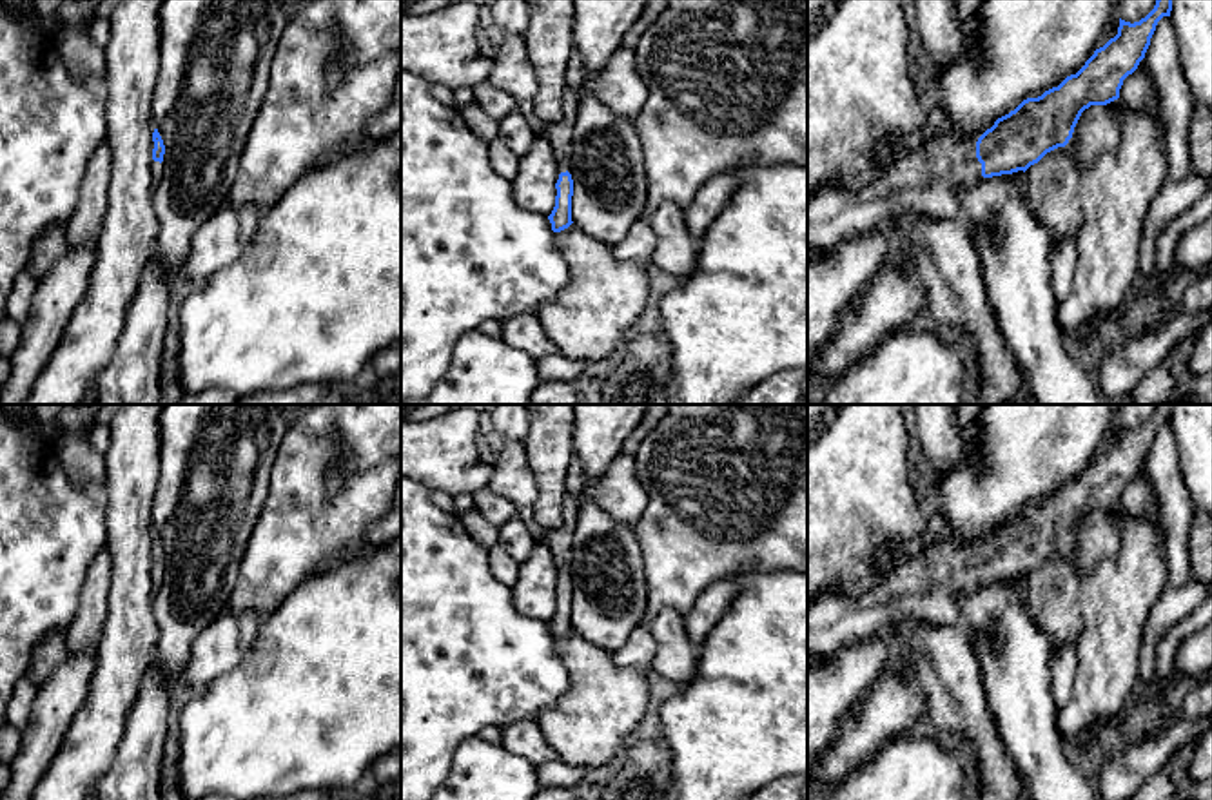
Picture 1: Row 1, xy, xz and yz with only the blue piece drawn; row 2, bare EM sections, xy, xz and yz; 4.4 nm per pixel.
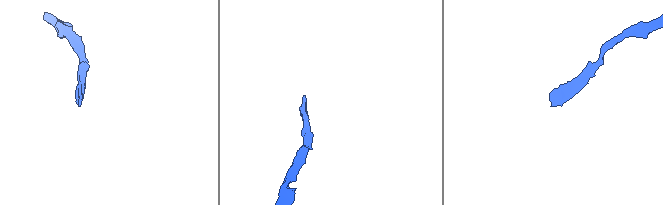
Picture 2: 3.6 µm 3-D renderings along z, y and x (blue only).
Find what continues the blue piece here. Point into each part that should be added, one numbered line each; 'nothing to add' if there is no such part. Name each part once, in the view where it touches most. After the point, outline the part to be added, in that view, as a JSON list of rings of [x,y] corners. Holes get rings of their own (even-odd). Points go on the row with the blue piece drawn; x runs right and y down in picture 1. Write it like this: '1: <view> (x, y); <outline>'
1: yz (926, 182); [[[938,131],[858,192],[831,181],[807,200],[807,247],[833,247],[898,214],[963,218],[962,185],[982,176],[976,141]]]

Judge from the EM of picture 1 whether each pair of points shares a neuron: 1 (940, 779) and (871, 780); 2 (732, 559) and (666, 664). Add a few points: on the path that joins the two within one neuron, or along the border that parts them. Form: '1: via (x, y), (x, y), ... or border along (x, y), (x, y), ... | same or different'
1: via (924, 780), (888, 780) | same
2: via (701, 572), (666, 606), (666, 634) | same

